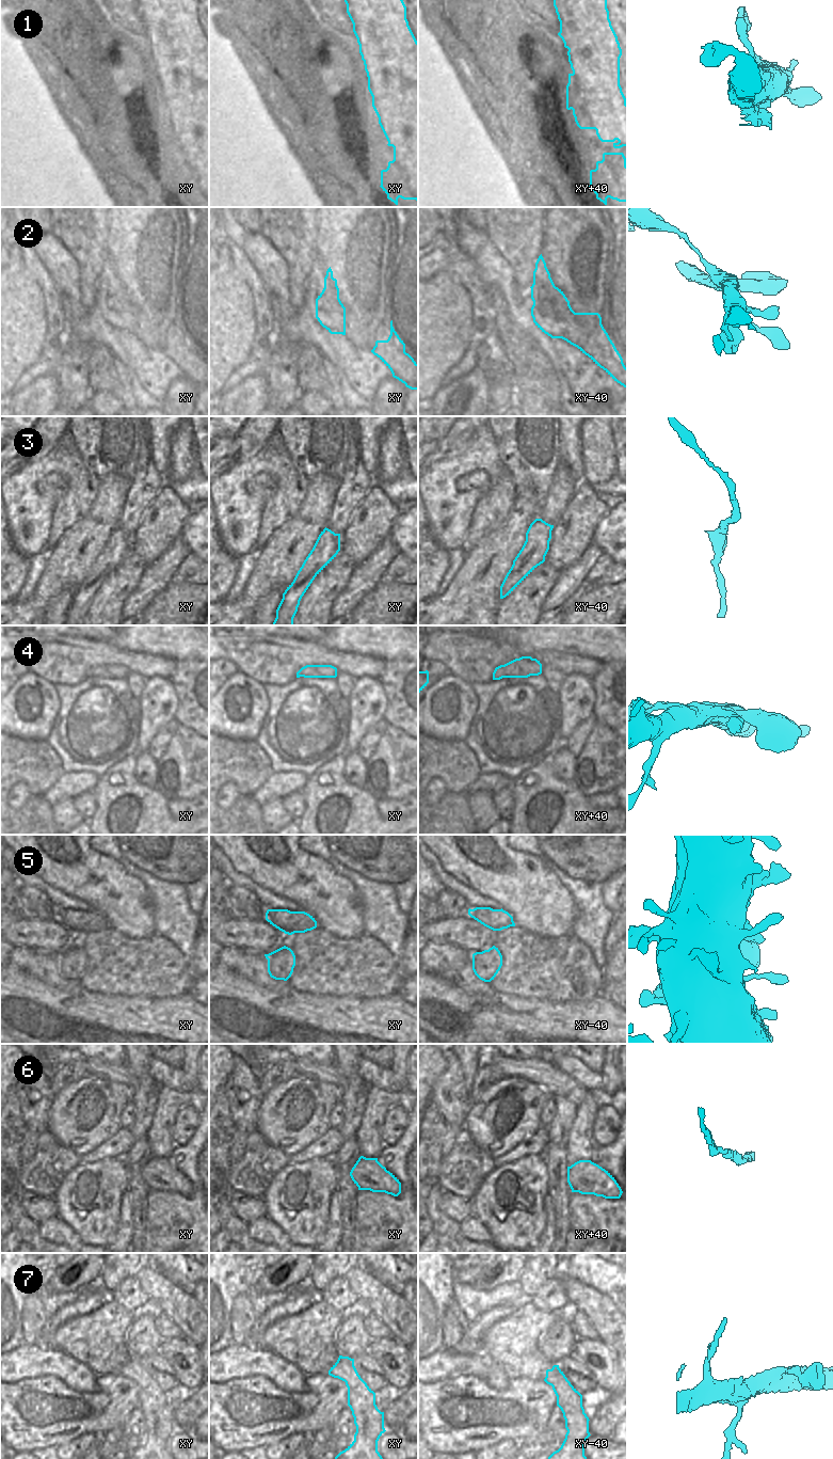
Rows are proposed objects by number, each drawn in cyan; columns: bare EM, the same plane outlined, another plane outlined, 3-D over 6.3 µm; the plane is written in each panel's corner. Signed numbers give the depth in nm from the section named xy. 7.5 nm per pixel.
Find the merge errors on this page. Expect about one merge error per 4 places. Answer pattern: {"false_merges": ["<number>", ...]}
{"false_merges": ["1", "7"]}

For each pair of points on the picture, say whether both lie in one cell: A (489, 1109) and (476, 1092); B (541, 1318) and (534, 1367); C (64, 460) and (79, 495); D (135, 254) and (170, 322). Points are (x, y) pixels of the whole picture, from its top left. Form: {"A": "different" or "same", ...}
{"A": "different", "B": "same", "C": "different", "D": "same"}

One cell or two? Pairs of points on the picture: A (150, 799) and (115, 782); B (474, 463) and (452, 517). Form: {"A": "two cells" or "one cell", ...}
{"A": "one cell", "B": "one cell"}

